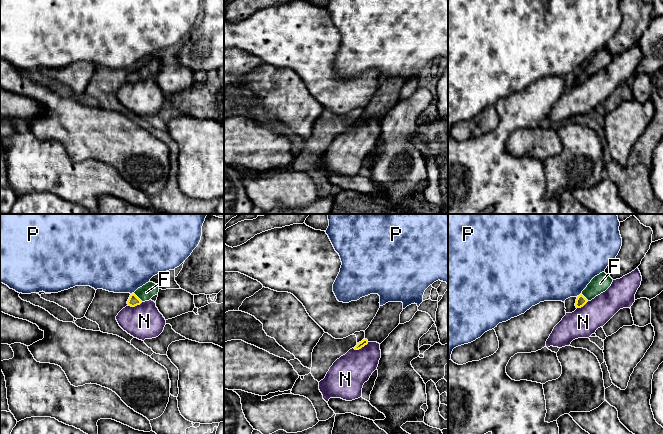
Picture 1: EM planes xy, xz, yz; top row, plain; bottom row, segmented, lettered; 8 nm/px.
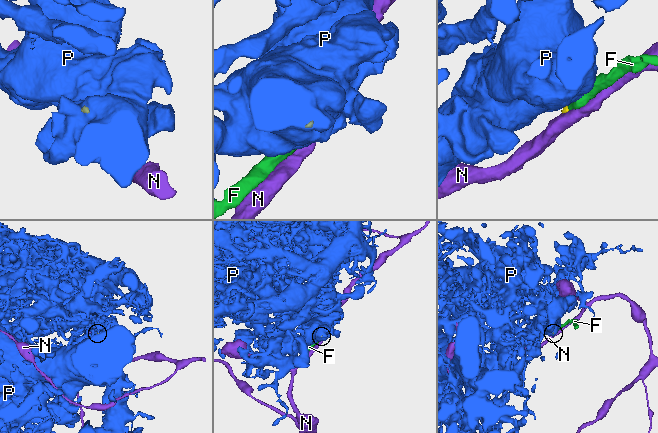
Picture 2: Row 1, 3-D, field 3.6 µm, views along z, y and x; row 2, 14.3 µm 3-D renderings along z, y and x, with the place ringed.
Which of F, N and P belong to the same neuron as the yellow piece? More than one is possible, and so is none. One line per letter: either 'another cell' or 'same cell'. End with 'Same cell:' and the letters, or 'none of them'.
F: same cell
N: another cell
P: another cell
Same cell: F

